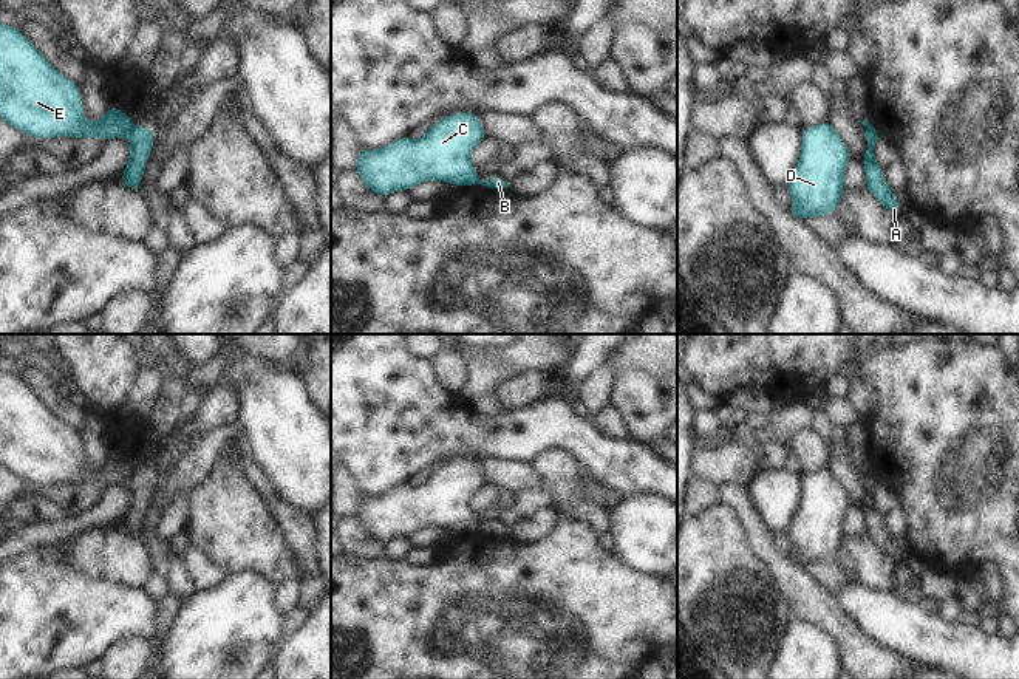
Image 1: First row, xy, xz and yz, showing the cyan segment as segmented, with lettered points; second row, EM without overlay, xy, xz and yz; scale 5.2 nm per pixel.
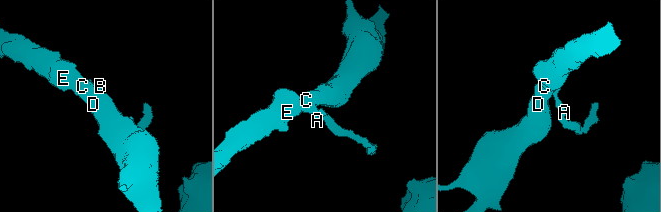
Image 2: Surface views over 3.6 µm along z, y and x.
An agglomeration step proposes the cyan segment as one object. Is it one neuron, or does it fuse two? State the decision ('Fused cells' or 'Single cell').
Fused cells.

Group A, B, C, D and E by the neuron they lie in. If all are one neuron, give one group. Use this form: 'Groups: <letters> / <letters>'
Groups: A B / C D E.

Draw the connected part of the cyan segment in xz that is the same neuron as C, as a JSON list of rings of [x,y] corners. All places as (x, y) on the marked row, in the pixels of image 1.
[[[455,113],[439,119],[424,138],[396,139],[388,147],[363,150],[354,172],[382,200],[396,190],[438,179],[453,186],[476,186],[478,172],[469,158],[487,138],[476,113]]]

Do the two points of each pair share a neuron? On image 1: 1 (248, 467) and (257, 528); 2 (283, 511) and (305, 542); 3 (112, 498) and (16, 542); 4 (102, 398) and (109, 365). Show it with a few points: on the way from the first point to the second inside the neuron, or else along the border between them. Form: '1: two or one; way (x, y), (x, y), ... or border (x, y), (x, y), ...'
1: two; border (229, 453), (241, 475), (268, 506)
2: one; way (291, 518), (300, 534)
3: one; way (88, 518), (62, 531), (39, 534)
4: one; way (102, 390), (102, 373)

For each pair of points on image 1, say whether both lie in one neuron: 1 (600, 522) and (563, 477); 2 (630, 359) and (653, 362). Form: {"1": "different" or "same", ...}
{"1": "same", "2": "same"}

